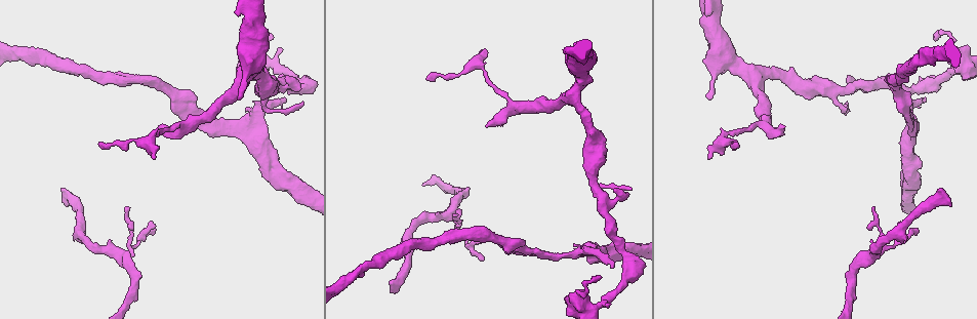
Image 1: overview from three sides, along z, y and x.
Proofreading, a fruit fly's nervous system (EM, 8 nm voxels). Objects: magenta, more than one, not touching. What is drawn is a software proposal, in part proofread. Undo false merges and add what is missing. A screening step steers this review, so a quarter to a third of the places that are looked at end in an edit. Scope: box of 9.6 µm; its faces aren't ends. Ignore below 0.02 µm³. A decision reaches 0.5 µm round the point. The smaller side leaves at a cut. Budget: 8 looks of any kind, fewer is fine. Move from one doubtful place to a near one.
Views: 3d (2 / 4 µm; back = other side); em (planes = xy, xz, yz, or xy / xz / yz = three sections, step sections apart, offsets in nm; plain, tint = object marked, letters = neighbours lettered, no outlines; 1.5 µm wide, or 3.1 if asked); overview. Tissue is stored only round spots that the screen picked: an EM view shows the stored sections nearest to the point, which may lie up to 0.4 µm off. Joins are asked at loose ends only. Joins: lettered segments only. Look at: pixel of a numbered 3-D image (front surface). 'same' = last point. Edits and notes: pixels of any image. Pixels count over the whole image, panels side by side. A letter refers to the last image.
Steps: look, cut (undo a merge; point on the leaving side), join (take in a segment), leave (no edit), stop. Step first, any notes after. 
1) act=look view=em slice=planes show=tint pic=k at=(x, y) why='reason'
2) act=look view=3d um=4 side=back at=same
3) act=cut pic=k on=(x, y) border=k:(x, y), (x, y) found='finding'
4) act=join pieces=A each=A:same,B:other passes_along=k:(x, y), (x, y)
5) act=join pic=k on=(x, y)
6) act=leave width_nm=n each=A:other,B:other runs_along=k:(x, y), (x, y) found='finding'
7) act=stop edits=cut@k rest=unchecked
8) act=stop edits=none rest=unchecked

act=look view=3d um=2 pic=1 at=(119, 253) why='branch point'

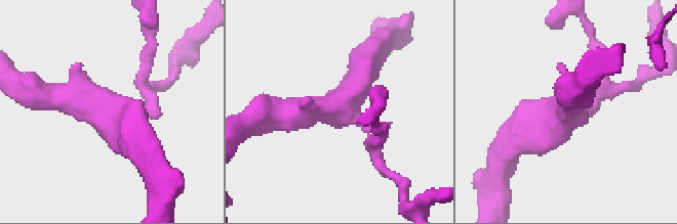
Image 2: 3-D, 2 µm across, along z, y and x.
act=look view=em slice=planes show=letters pic=2 at=(560, 112)

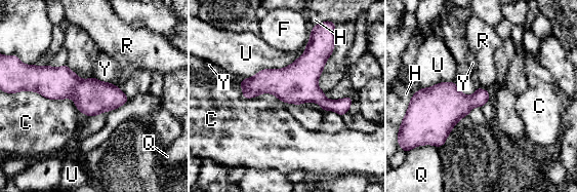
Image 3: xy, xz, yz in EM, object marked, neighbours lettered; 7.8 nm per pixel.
act=leave each=C:other,F:other,H:other,Q:other,R:other,U:other,Y:other border=3:(305, 47), (285, 67), (244, 78) found='all the same neuron'

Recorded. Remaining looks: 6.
act=look view=3d um=2 pic=1 at=(710, 158) why='branch stops here'

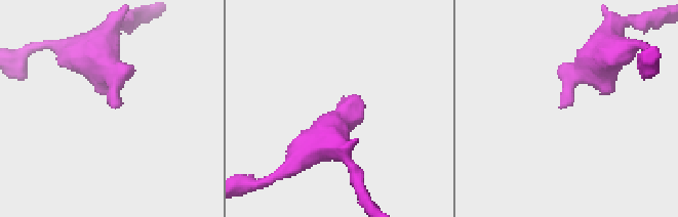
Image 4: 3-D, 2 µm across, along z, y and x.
act=look view=em slice=planes show=tint pic=4 at=(570, 105) why='shape alone is not enough'

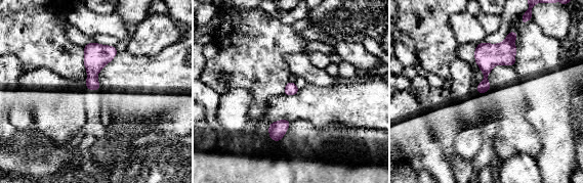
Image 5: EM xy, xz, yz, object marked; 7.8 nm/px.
act=look view=em slice=planes show=letters at=same why='what lies round it'

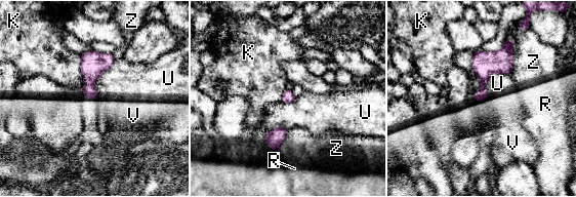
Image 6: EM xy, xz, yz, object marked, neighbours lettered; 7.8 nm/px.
act=leave longest_contact=Z:280nm each=K:other,R:other,U:other,V:other,Z:other runs_along=6:(508, 42), (483, 73), (476, 97) found='none of them fits'

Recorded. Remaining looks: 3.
act=look view=em slice=xz step=4 show=letters pic=1 at=(949, 202) why='free end'

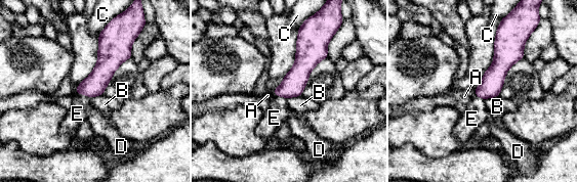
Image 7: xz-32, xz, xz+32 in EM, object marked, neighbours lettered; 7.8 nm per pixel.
act=join pieces=E each=A:other,B:other,C:other,D:other,E:same passes_along=7:(94, 85), (83, 93), (77, 114) found='the neuron continues'

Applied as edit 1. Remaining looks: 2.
act=stop edits=join@7 rest=unchecked

